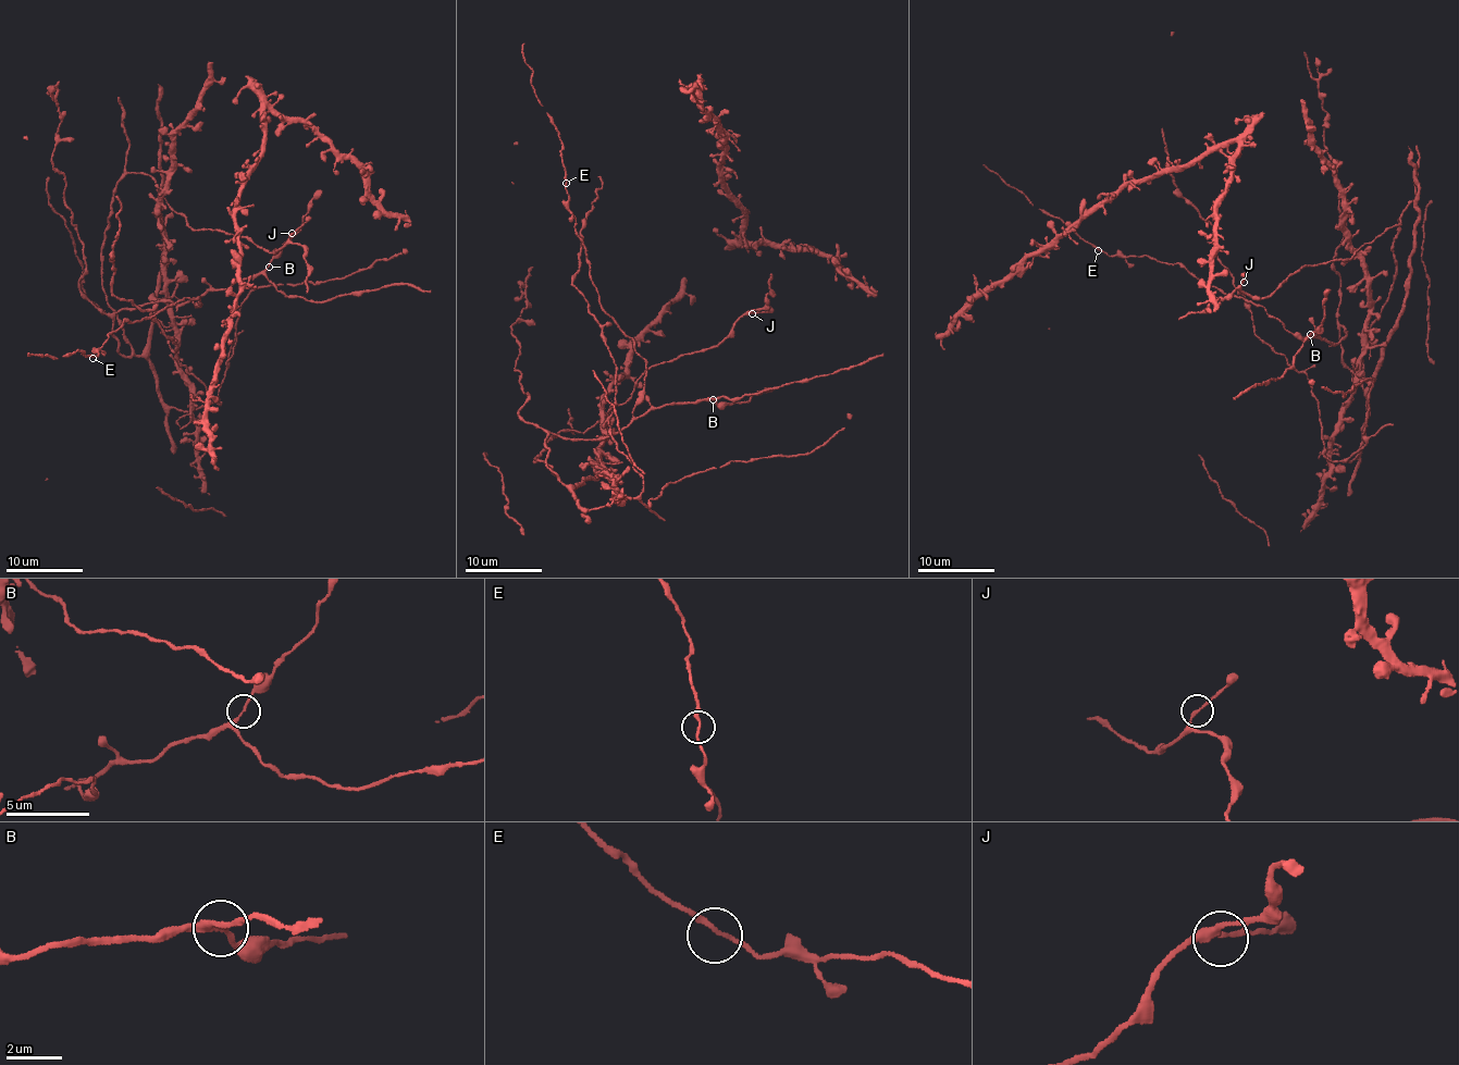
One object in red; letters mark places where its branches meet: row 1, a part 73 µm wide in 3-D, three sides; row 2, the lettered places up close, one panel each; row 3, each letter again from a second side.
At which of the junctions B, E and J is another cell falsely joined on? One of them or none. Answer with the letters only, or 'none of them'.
none of them

